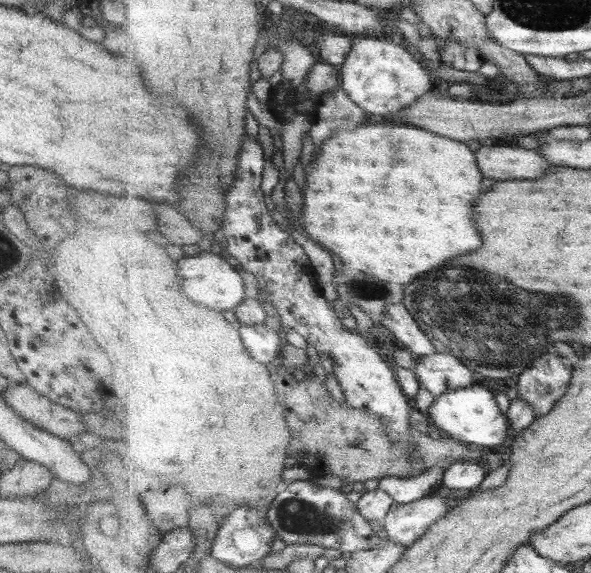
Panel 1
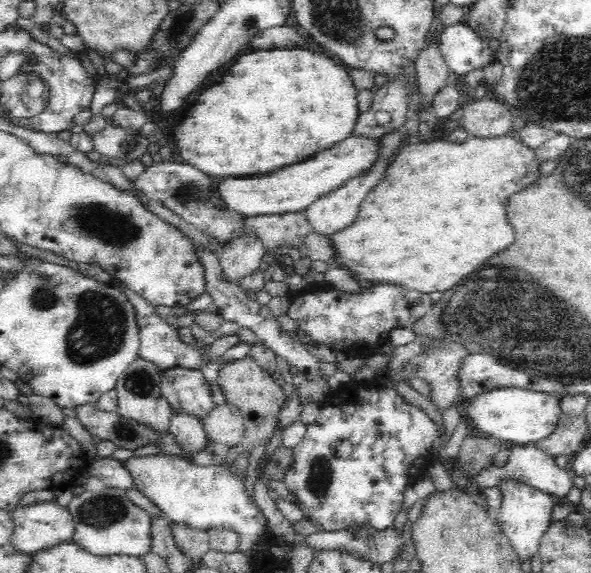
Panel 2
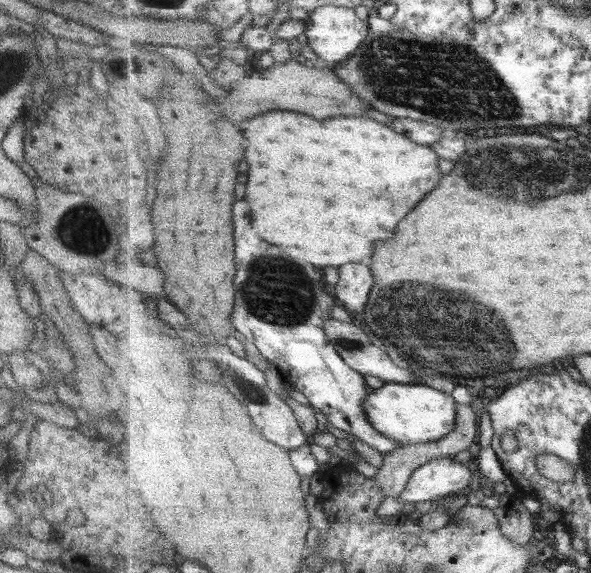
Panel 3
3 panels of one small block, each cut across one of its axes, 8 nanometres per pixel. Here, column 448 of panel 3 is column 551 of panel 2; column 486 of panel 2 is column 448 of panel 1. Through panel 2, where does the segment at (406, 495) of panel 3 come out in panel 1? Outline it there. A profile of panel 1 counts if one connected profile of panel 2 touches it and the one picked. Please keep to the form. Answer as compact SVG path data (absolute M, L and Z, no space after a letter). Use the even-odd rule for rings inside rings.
M459 461L444 472L441 486L455 490L480 490L481 483L488 475L489 469L484 463Z

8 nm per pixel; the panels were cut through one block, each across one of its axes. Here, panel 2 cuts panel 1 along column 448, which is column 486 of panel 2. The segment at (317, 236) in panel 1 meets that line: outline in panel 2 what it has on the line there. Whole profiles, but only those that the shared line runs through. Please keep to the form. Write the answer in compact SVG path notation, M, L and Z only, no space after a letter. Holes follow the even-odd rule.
M515 133L495 137L471 136L462 143L442 140L421 142L417 139L405 141L403 146L392 157L380 182L370 190L368 196L365 196L361 204L362 210L360 210L360 214L358 214L356 220L348 228L344 228L344 230L340 230L340 232L329 236L335 258L332 265L348 270L352 276L360 276L360 278L368 279L369 282L394 282L394 284L404 284L406 288L414 288L414 290L428 294L433 292L446 293L448 290L454 288L458 282L462 282L468 274L472 274L478 268L482 268L482 264L488 258L492 258L494 254L498 254L498 252L506 250L510 244L514 244L514 240L516 240L514 238L514 228L510 226L508 212L506 212L508 198L514 196L514 194L518 194L518 192L522 192L524 188L536 184L538 180L542 180L543 176L540 164L542 164L542 159L536 155L536 149L528 147Z

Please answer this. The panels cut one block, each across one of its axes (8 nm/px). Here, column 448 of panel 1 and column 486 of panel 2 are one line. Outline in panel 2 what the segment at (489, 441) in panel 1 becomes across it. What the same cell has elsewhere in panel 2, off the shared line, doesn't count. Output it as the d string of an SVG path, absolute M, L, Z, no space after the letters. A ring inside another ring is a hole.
M496 388L465 401L461 412L465 413L474 424L472 427L474 434L492 437L498 442L506 441L514 445L527 446L548 439L556 431L558 422L564 414L560 402L562 398L555 392Z

